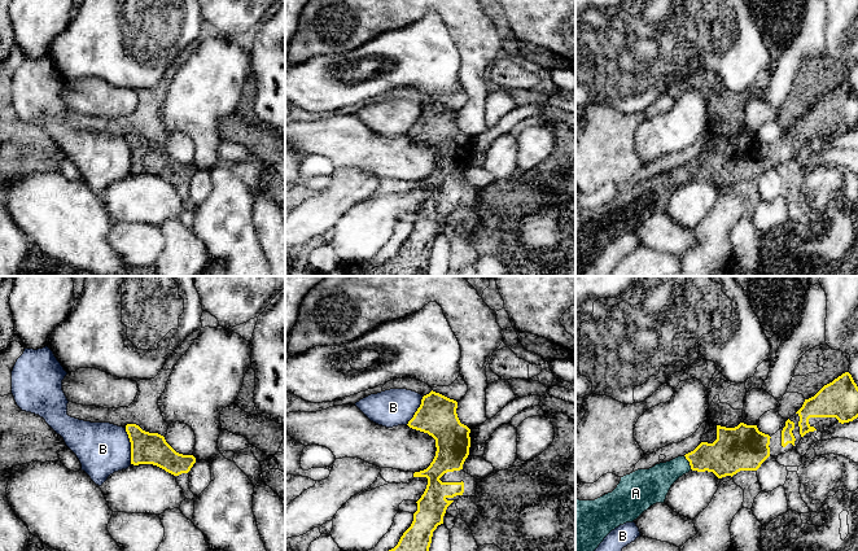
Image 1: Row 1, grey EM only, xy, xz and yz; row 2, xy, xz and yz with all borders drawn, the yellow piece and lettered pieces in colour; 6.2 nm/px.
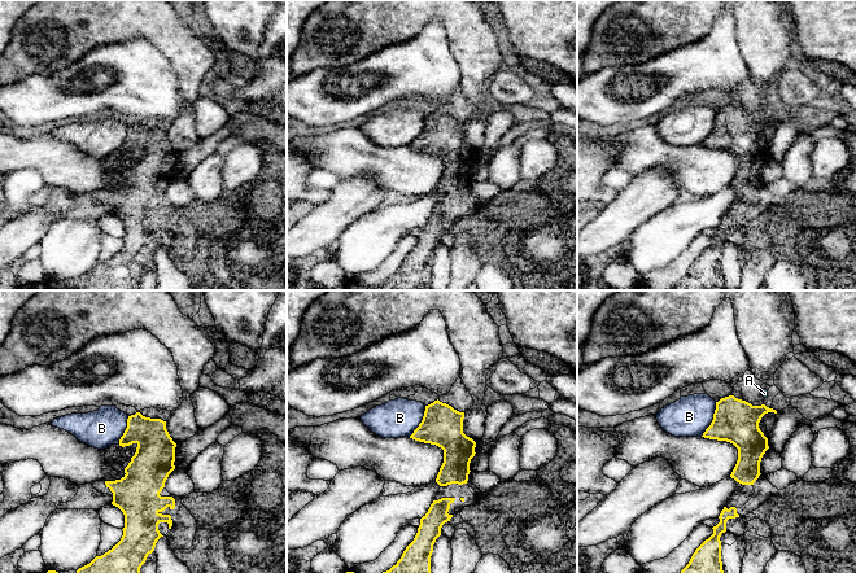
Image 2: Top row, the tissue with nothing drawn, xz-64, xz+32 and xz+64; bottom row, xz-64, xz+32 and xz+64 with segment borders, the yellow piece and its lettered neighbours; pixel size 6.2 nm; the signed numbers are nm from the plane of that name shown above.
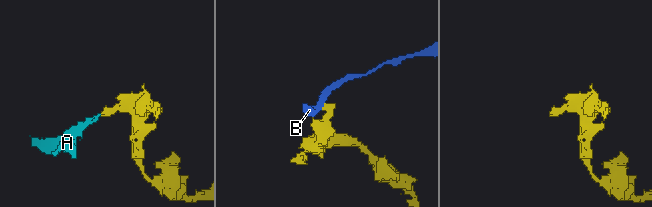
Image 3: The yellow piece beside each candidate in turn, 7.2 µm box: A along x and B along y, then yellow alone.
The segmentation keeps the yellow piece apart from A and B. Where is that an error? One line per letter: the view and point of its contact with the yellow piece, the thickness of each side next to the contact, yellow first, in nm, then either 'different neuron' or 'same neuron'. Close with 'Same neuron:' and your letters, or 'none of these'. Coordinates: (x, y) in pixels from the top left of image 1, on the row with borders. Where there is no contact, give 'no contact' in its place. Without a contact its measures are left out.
A: yz (688, 460) | 240/190 nm | same neuron
B: xy (131, 446) | 190/320 nm | different neuron
Same neuron: A

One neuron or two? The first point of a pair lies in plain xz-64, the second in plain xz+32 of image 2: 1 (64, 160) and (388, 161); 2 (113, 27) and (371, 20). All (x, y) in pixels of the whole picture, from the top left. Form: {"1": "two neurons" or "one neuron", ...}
{"1": "one neuron", "2": "one neuron"}

